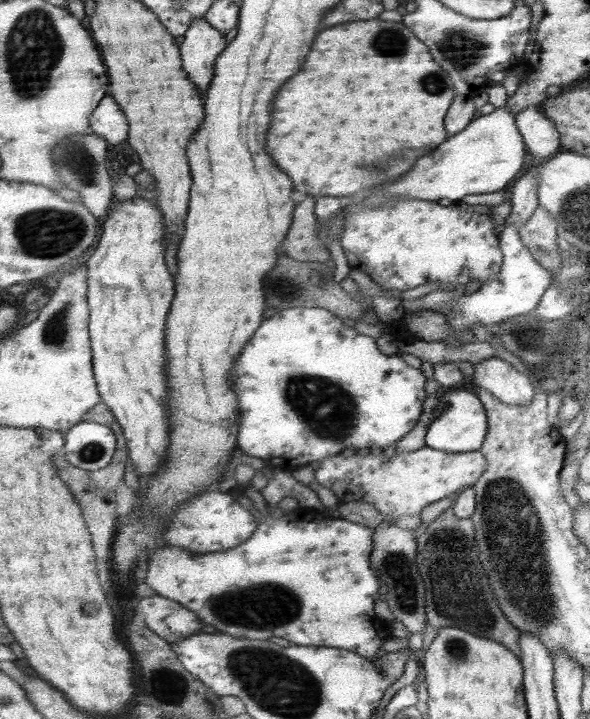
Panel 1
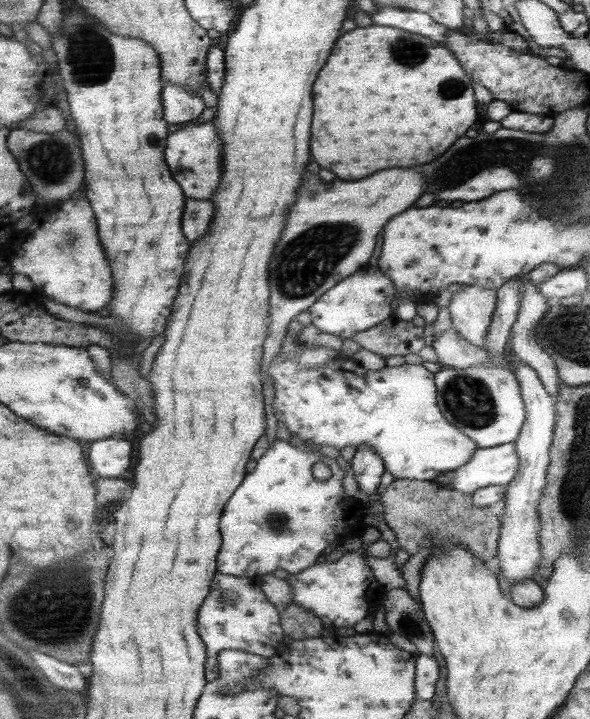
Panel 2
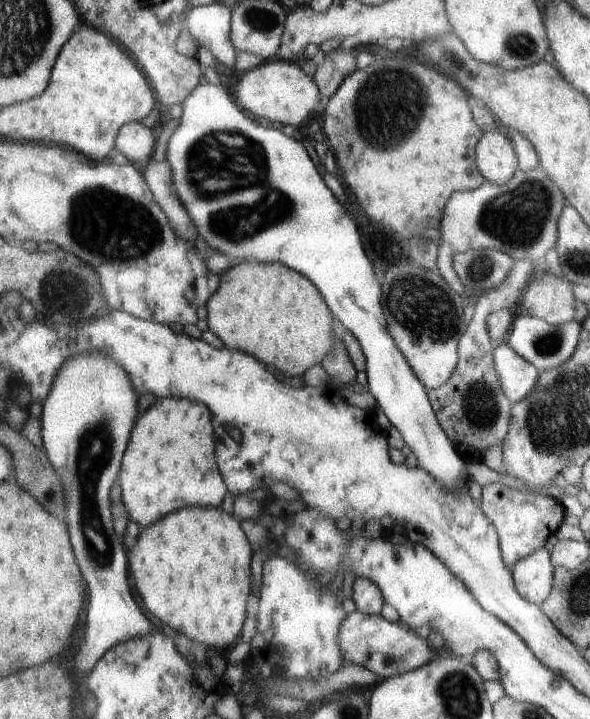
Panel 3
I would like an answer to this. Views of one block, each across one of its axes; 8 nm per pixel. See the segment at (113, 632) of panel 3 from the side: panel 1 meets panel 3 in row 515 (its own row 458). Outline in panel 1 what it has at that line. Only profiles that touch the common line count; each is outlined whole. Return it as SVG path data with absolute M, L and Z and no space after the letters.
M90 420L76 424L64 437L67 460L88 471L104 469L117 450L112 427Z

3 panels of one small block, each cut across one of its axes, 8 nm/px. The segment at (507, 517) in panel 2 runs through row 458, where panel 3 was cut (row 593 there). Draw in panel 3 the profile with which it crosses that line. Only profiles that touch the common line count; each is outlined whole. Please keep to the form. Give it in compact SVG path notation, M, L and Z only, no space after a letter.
M541 549L521 559L513 568L517 590L529 602L541 606L552 593L554 569L551 552Z

